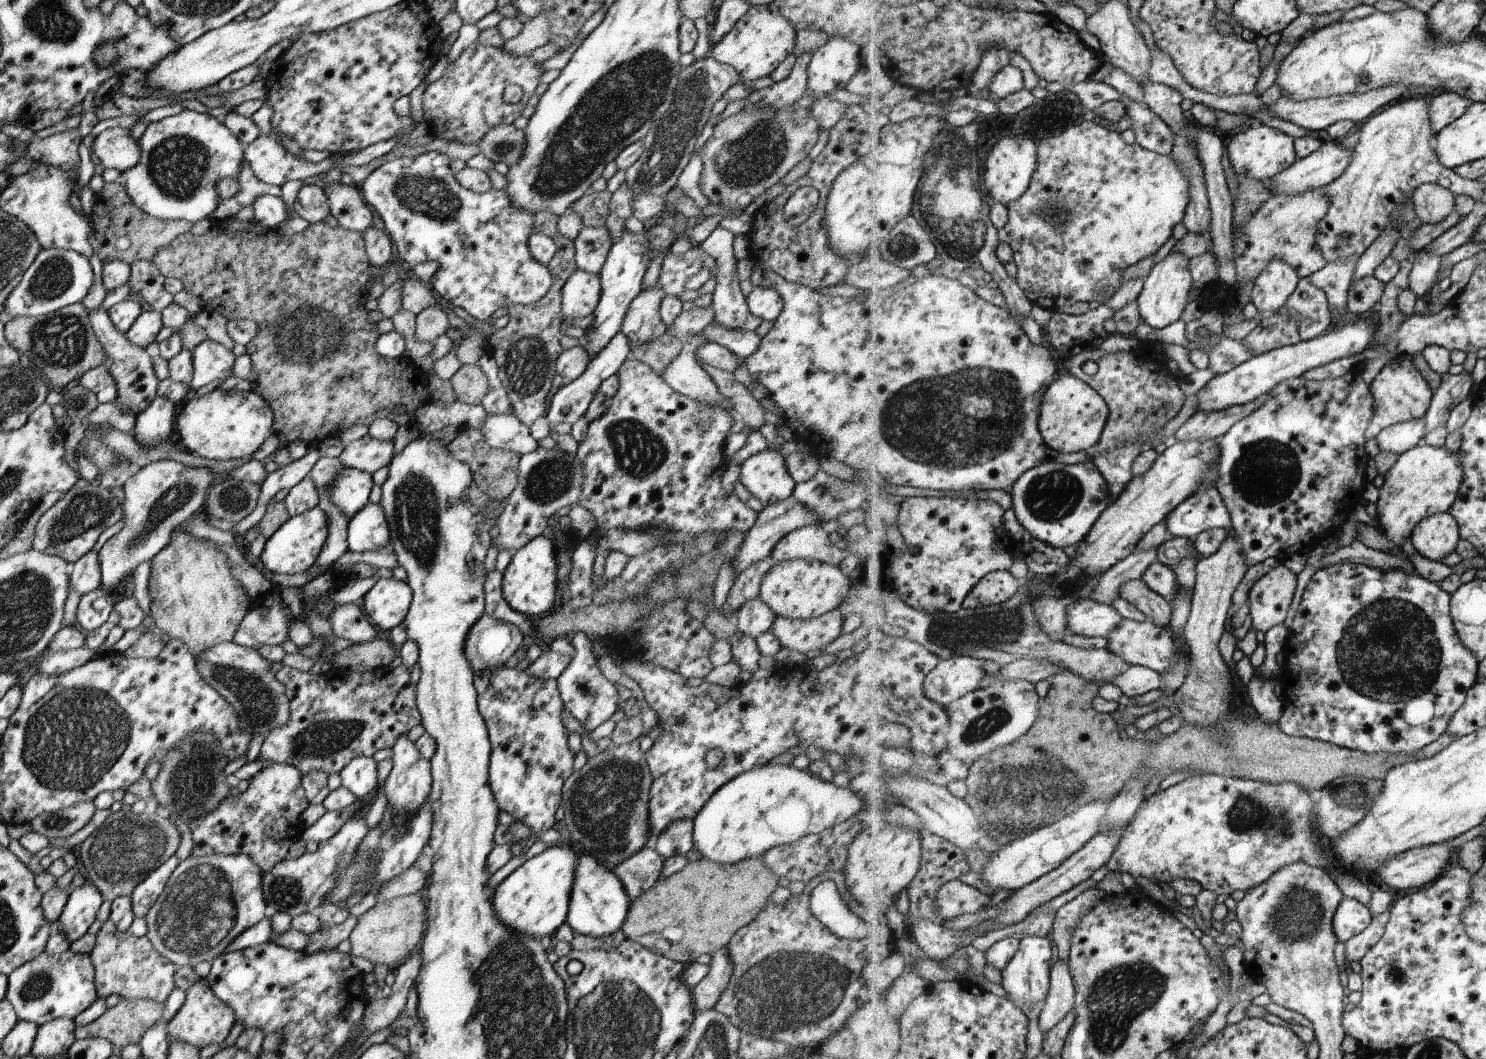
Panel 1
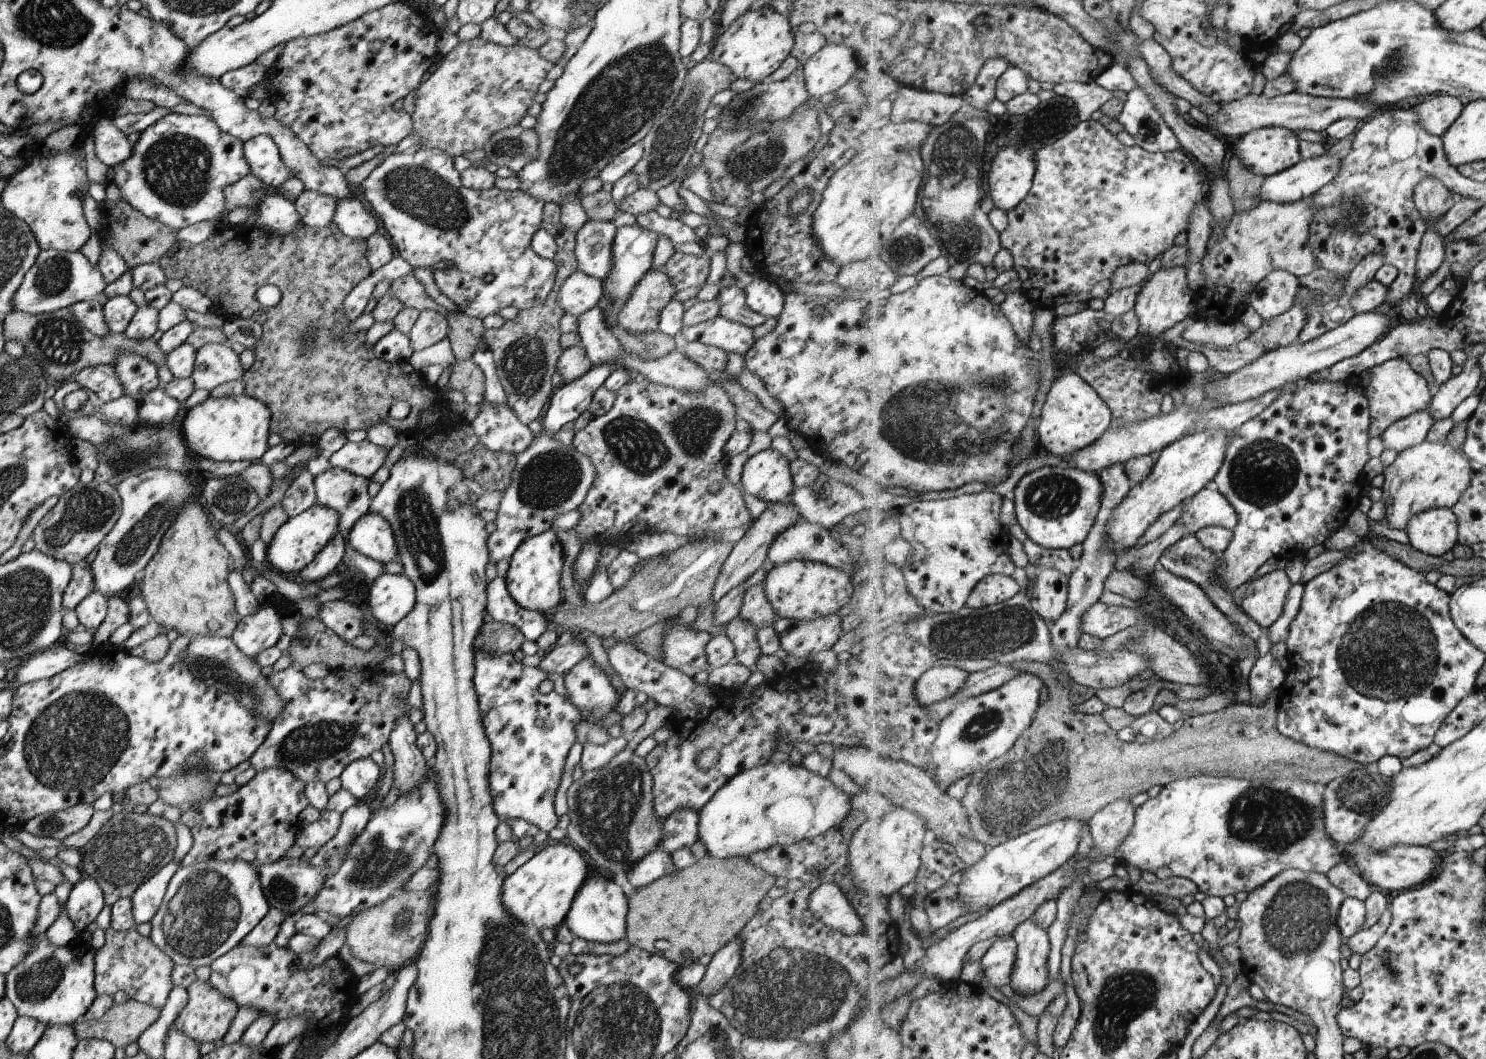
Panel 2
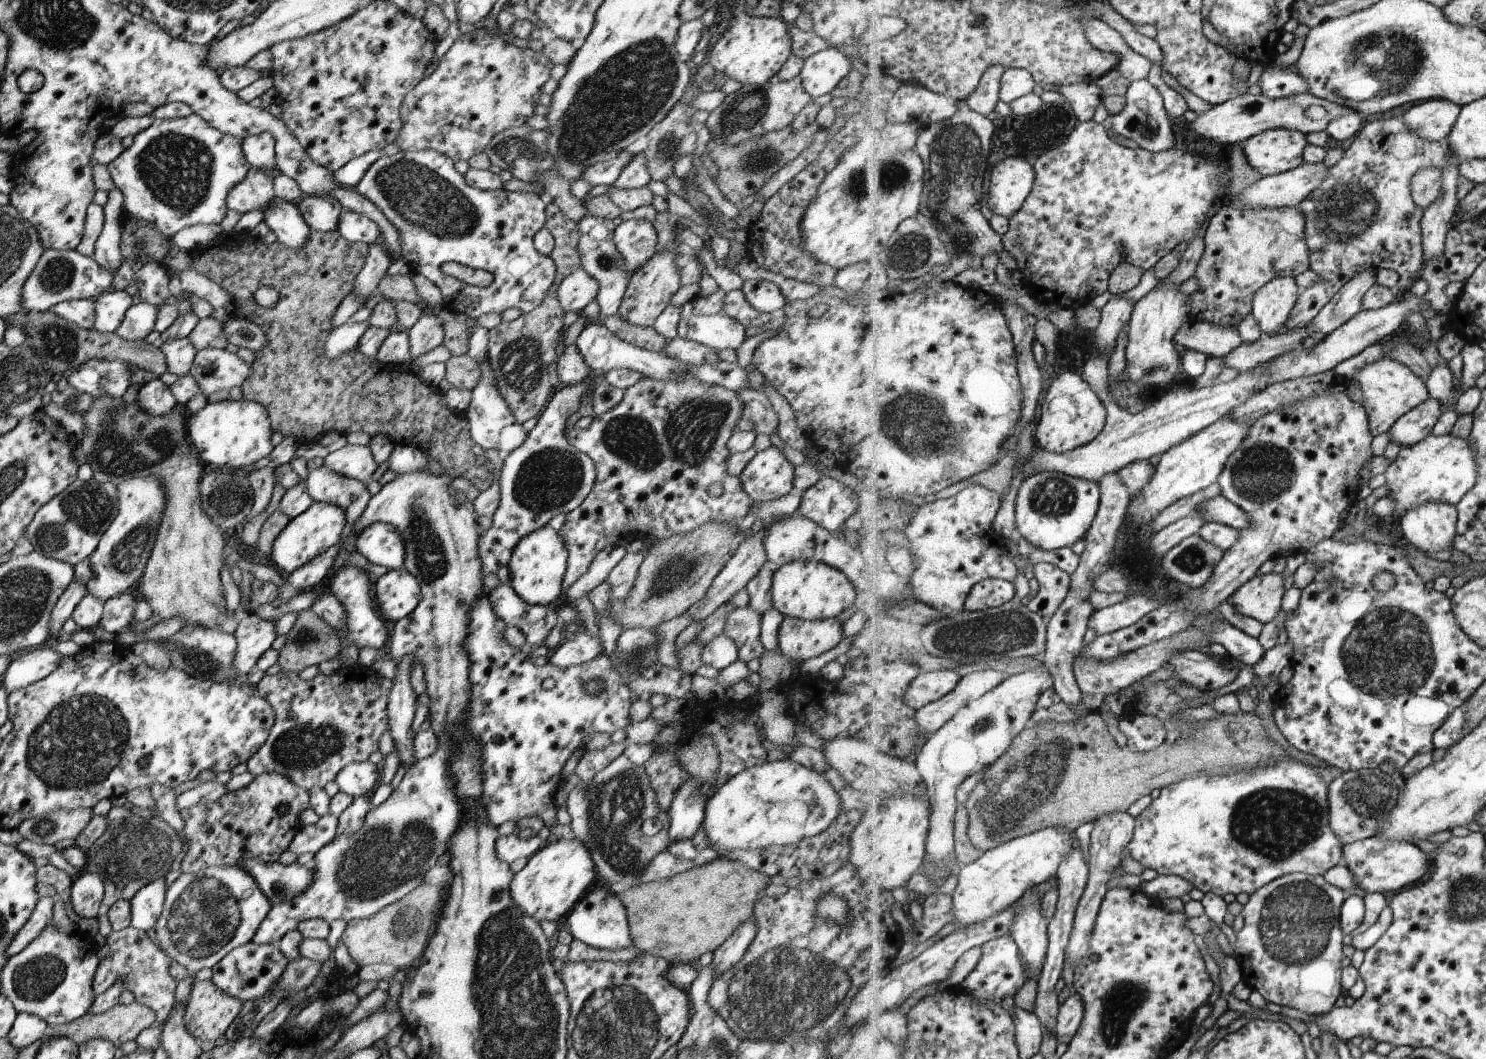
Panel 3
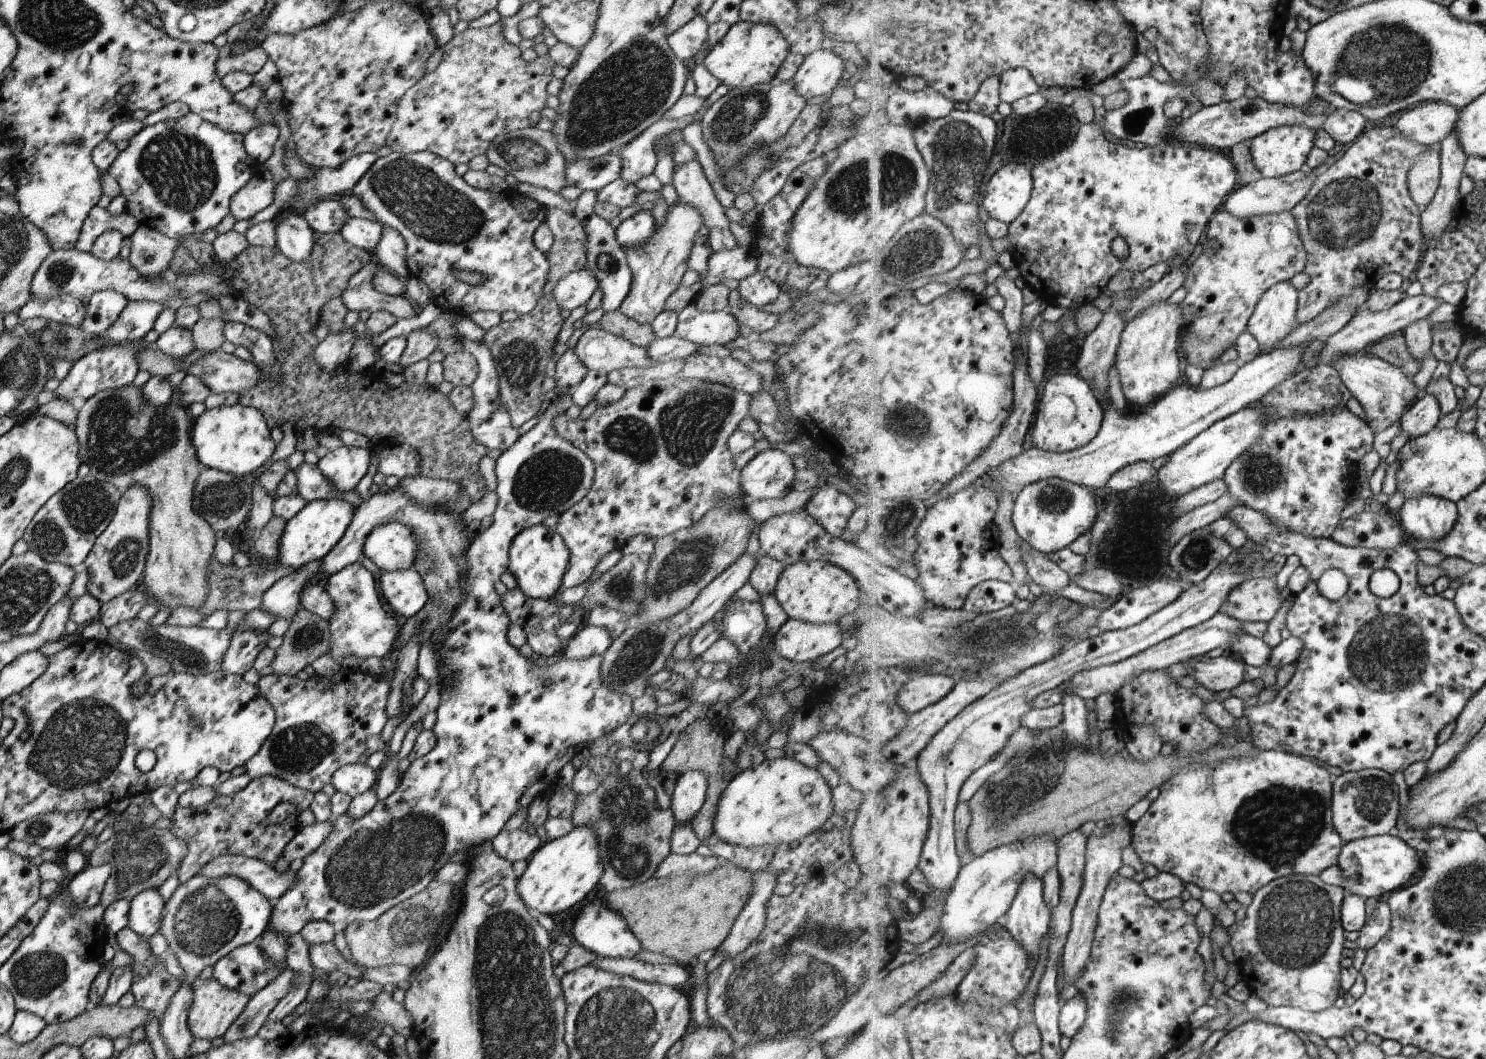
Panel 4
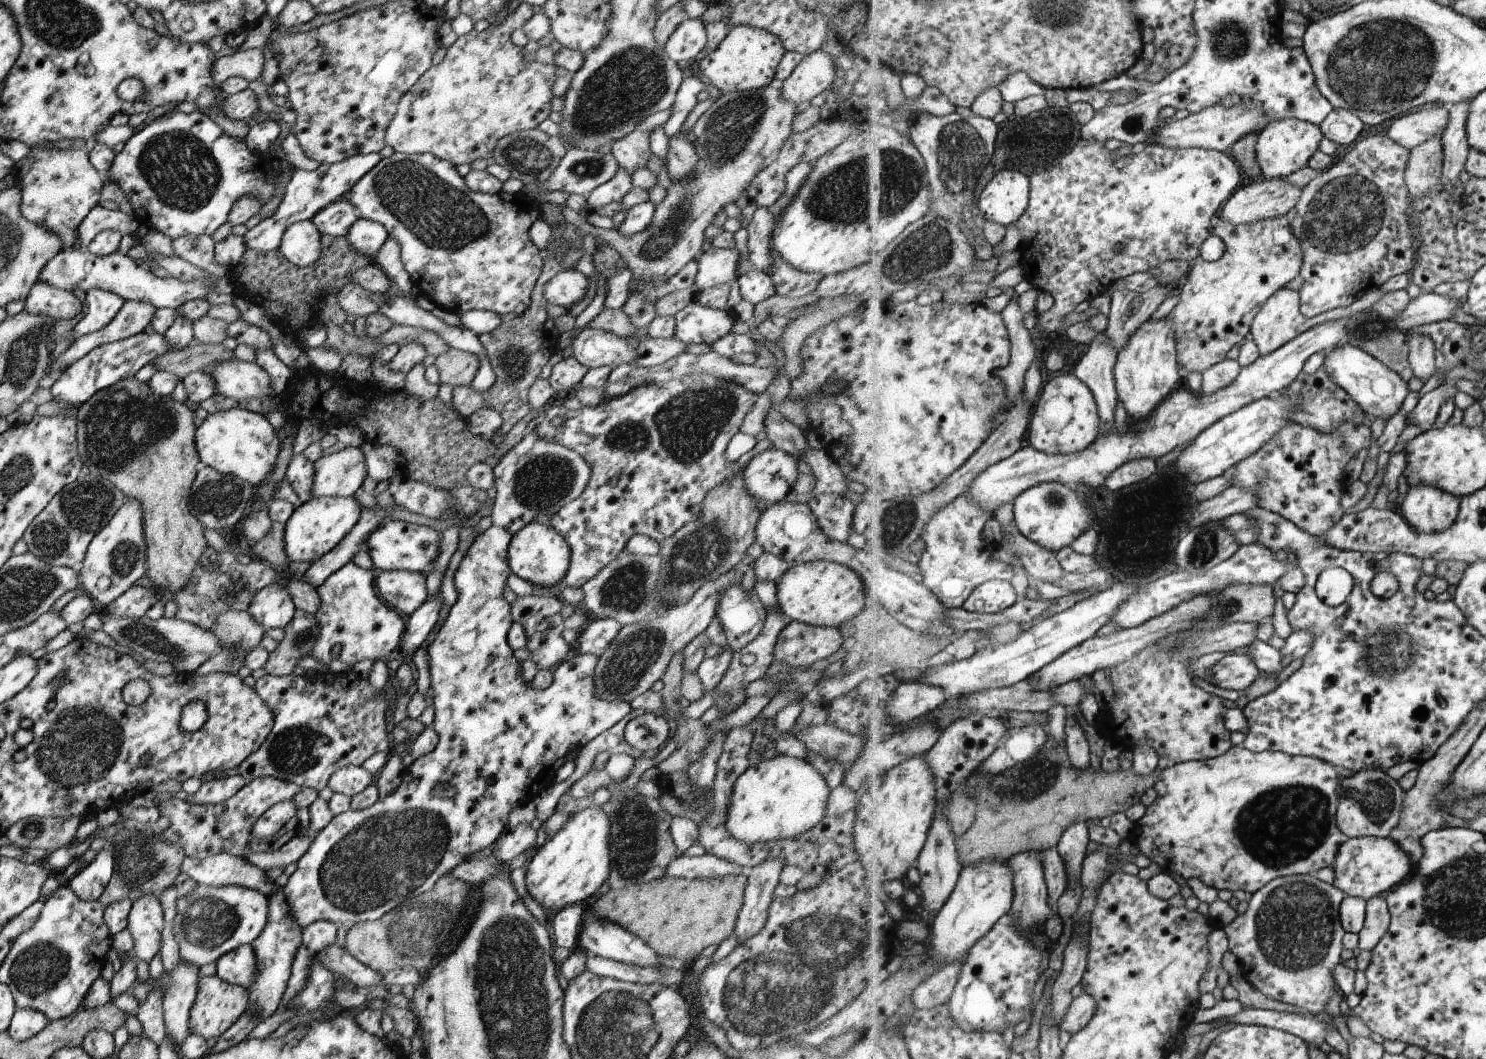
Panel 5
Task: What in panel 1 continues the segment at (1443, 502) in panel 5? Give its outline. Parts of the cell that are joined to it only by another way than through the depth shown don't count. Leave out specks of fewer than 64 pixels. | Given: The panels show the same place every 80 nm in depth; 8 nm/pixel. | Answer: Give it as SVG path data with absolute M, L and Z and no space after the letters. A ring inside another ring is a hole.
M1449 512L1423 520L1413 531L1411 541L1424 558L1440 562L1457 550L1461 539L1460 524Z

